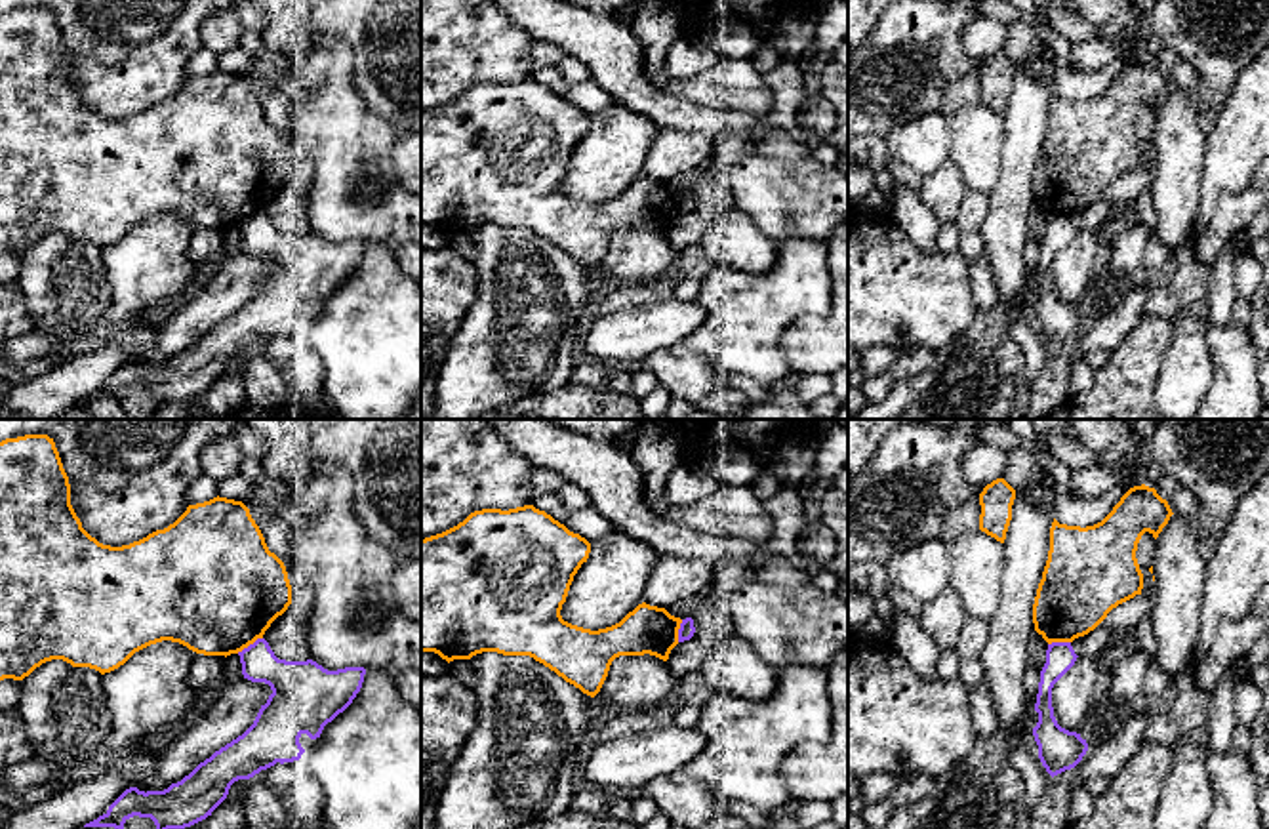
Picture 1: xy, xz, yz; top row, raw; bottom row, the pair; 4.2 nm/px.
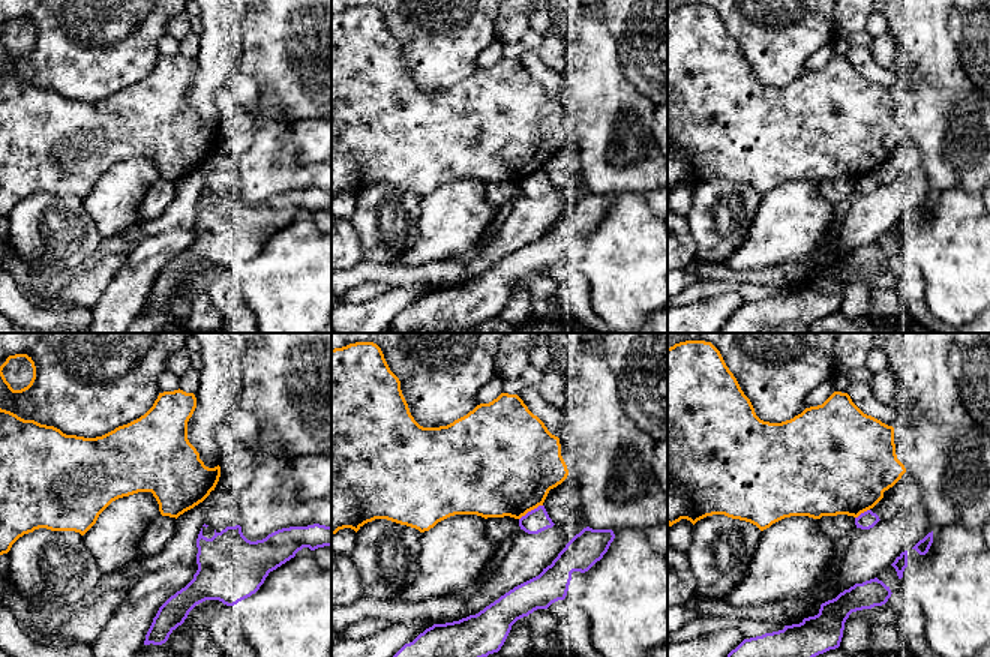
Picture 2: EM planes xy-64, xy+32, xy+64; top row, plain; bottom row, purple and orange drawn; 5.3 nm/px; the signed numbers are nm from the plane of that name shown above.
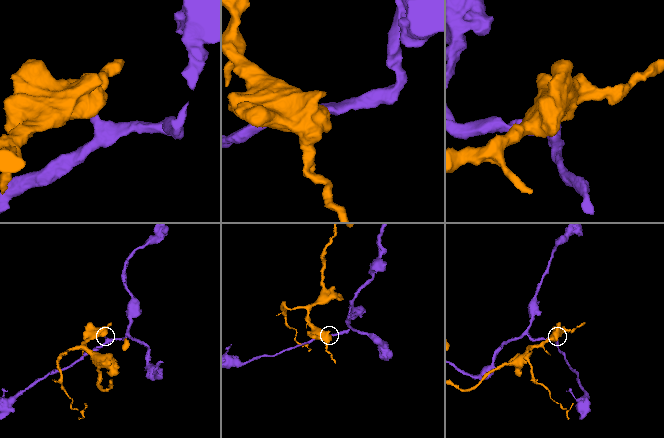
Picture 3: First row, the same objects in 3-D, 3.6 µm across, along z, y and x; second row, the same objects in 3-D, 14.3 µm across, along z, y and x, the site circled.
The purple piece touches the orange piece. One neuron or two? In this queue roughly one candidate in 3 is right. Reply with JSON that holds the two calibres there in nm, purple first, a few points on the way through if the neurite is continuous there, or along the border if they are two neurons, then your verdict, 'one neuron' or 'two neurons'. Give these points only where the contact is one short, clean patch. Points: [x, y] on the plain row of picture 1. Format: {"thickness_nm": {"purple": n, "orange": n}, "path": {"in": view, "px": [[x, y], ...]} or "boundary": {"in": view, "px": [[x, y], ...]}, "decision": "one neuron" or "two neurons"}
{"thickness_nm": {"purple": 200, "orange": 500}, "boundary": {"in": "xy", "px": [[261, 210], [237, 225]]}, "decision": "two neurons"}

